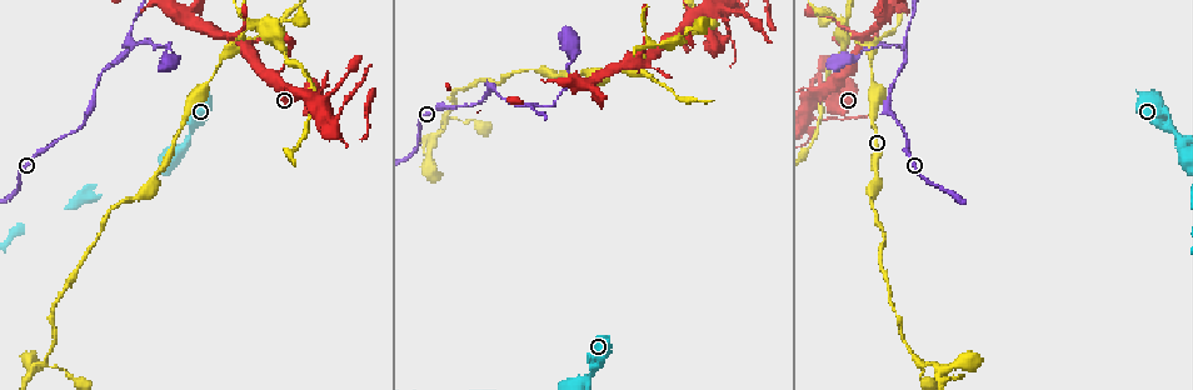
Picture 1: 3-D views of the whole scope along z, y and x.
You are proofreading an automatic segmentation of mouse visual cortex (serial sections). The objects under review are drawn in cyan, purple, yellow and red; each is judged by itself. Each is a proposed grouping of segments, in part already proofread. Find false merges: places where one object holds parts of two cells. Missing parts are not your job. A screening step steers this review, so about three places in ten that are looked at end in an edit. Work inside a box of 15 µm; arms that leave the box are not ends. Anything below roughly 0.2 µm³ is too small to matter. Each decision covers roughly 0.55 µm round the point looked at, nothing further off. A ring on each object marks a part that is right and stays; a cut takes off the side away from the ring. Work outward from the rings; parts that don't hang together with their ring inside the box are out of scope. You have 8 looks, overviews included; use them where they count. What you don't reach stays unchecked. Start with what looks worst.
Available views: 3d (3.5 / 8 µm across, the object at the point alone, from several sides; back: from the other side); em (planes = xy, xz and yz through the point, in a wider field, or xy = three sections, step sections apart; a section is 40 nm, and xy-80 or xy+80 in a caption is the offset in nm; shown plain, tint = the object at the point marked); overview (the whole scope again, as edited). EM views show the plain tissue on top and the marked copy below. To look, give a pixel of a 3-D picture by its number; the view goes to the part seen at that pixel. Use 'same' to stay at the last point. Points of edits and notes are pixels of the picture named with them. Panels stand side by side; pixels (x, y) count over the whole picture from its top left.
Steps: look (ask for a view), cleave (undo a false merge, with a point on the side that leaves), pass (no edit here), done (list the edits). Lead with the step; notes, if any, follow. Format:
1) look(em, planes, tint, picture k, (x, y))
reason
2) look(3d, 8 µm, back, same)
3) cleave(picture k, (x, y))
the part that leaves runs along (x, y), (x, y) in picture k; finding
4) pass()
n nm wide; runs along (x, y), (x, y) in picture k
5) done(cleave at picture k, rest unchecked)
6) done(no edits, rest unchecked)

look(3d, 8 µm, picture 1, (918, 364))
three-way junction

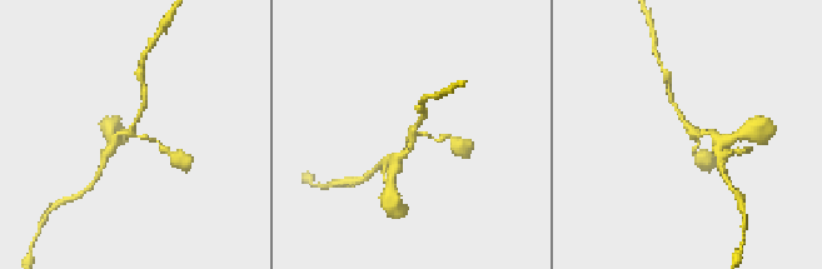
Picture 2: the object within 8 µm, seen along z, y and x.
look(3d, 3.5 µm, back, picture 2, (414, 136))
closer look

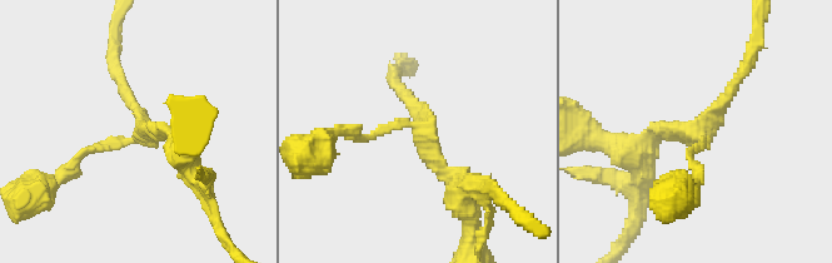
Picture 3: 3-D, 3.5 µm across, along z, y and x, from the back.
look(em, xy, step 1, tint, picture 3, (696, 131))

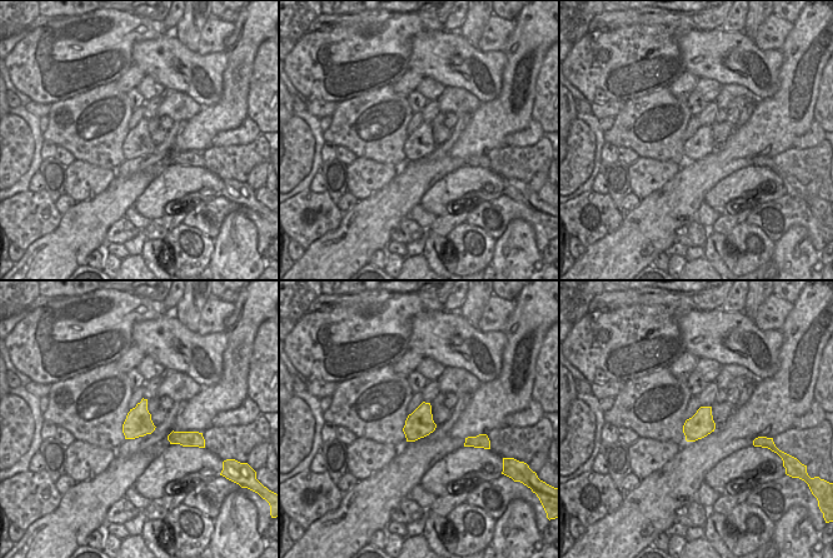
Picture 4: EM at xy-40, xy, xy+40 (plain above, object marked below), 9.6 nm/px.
pass()
runs along (743, 68), (696, 130), (632, 149) in picture 3; all the same cell

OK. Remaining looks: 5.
look(3d, 3.5 µm, picture 1, (844, 25))
four arms meet

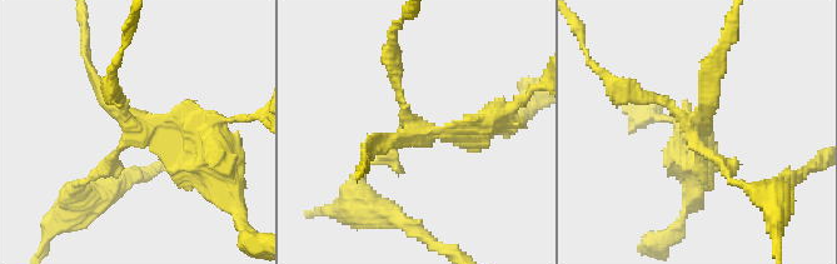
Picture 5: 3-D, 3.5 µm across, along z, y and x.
look(em, xy, step 3, tint, picture 5, (695, 127))

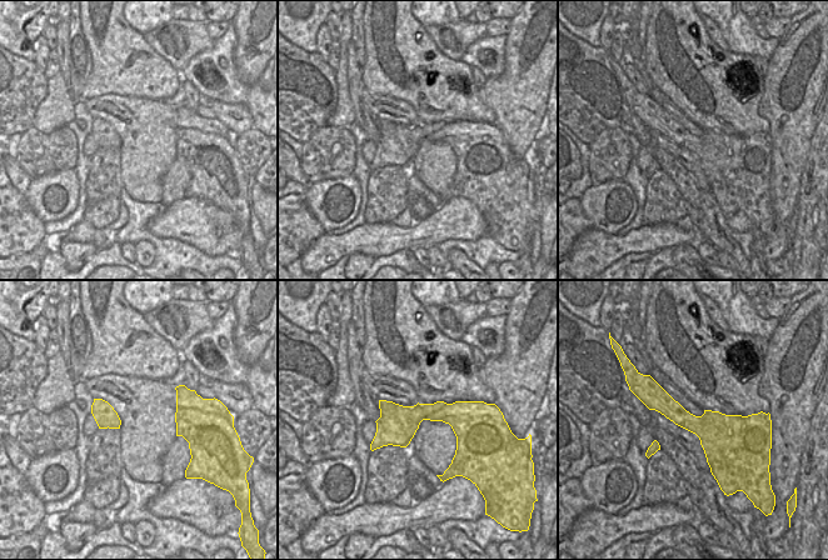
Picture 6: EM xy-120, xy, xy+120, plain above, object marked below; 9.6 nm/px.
look(em, planes, tint, same)
another direction

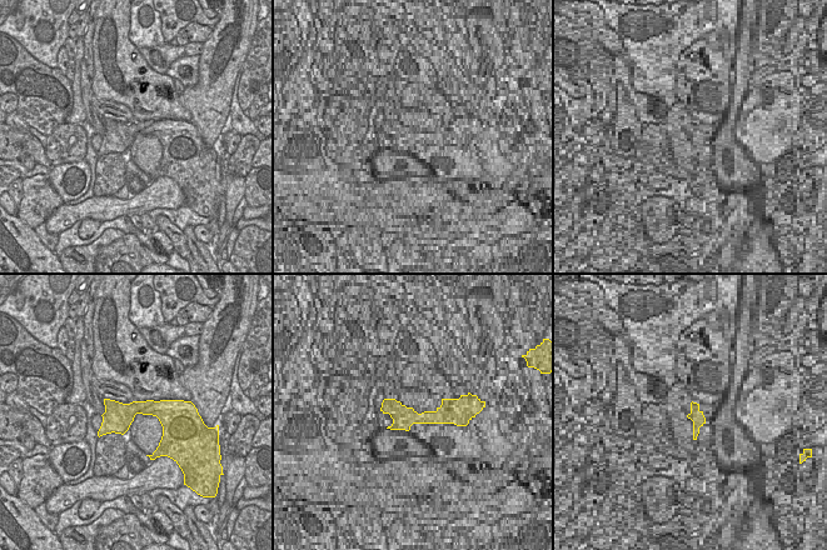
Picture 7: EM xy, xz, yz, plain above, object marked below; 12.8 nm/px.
cleave(picture 5, (189, 135))
the part that leaves runs along (135, 129), (184, 121), (230, 175) in picture 5; two cells meet here

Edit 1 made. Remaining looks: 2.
done(cleave at picture 5, rest unchecked)

